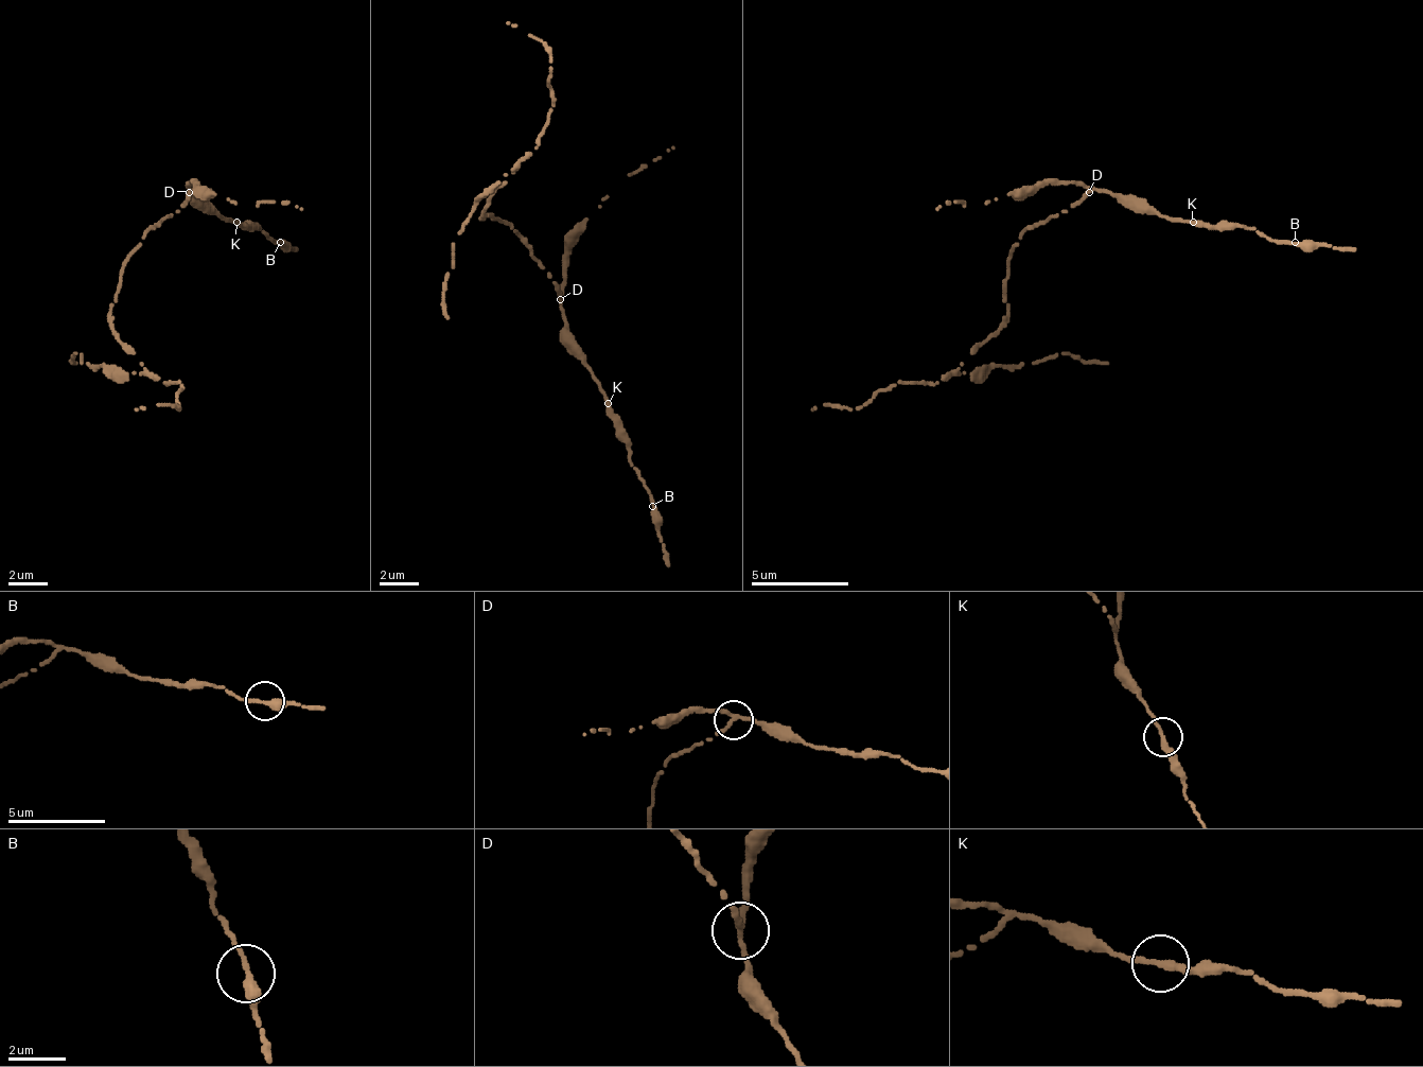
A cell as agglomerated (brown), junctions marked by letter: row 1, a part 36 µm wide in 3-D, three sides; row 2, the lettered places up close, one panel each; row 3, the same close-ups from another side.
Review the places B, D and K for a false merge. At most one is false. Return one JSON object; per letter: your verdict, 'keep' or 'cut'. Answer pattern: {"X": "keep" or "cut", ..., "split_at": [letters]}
{"B": "keep", "D": "cut", "K": "keep", "split_at": ["D"]}

